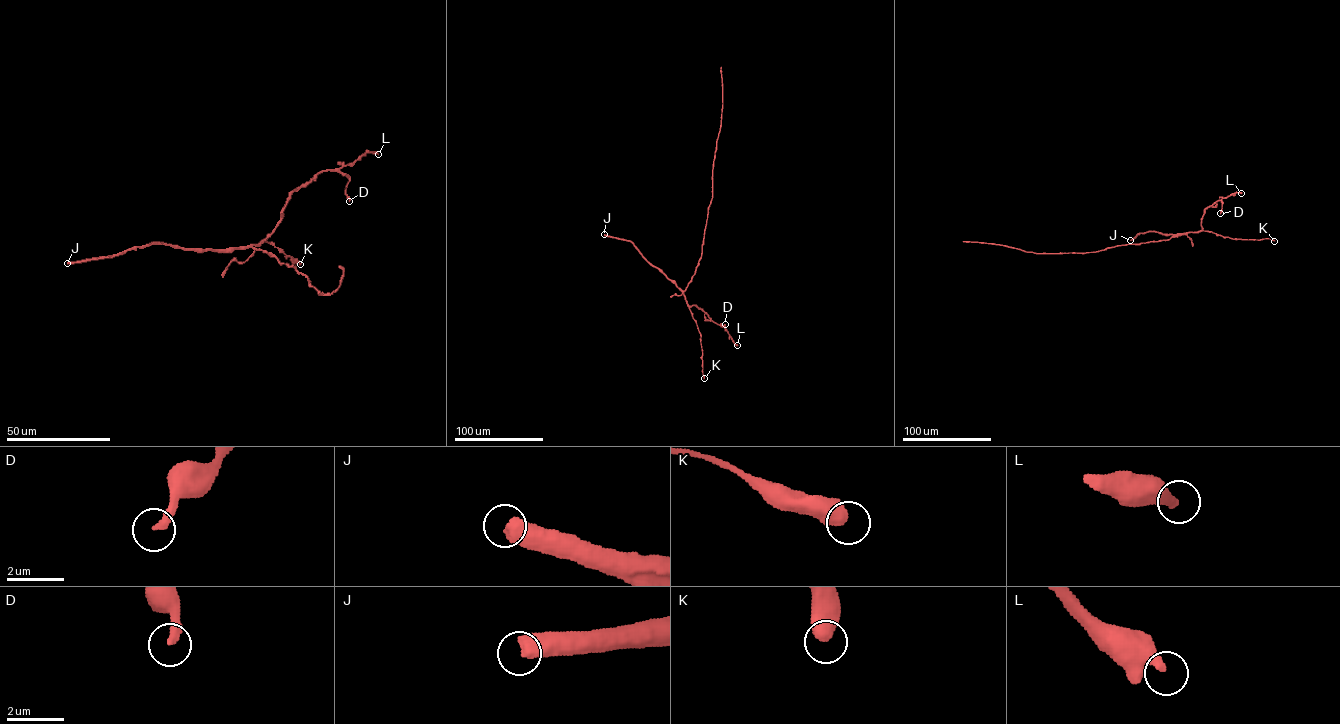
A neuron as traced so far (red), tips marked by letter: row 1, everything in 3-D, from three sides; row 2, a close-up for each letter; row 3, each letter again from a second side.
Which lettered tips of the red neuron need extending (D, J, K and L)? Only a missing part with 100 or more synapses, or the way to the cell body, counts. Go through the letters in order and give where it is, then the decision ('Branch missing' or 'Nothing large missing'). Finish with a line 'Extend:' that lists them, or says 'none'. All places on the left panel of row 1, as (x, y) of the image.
D: Place: (349, 201). Nothing large missing
J: Place: (67, 263). Nothing large missing
K: Place: (300, 264). Nothing large missing
L: Place: (378, 154). Nothing large missing
Extend: none

